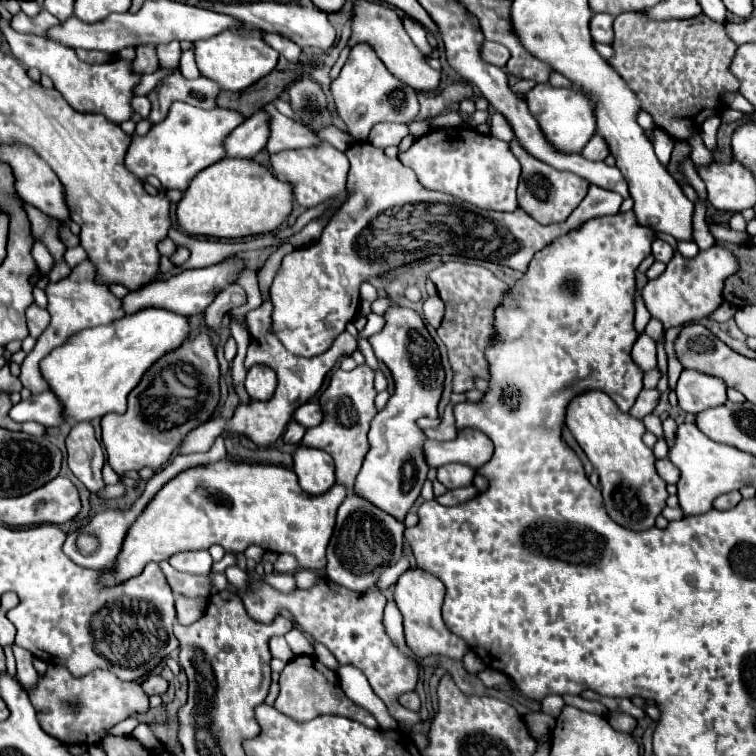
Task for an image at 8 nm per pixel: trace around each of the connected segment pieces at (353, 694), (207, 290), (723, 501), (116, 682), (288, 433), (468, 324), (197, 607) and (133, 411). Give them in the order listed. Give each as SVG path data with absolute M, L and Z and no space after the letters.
M341 664L337 668L337 676L339 676L339 684L343 688L343 692L361 708L369 710L375 720L379 722L381 728L397 728L397 720L389 714L387 706L383 704L383 700L373 692L373 688L369 686L365 674L351 666L351 664Z
M223 260L215 266L207 266L207 268L199 268L199 270L183 270L179 274L171 276L169 280L157 280L157 282L147 284L141 290L129 292L123 298L123 310L125 310L125 314L133 314L133 312L141 312L145 308L163 308L163 310L175 312L179 316L199 314L213 302L213 296L217 296L217 292L221 292L221 288L235 282L239 272L241 272L241 264L237 260Z
M729 492L729 494L721 494L715 502L713 508L715 510L731 510L739 504L739 492Z
M49 666L45 676L39 678L37 688L29 694L29 698L31 698L33 708L37 710L37 720L39 720L41 728L65 744L95 744L103 738L103 730L107 726L113 726L113 724L129 718L135 712L147 712L149 710L147 694L141 690L139 682L119 680L113 672L101 670L101 668L89 672L81 678L75 678L73 674L69 674L69 670L65 666Z
M289 422L287 430L283 432L283 442L285 444L299 444L303 436L305 436L305 428L297 422Z
M445 262L435 268L429 278L445 302L445 316L437 328L437 334L449 352L449 362L453 368L453 392L471 390L475 376L487 378L487 362L483 352L493 334L493 310L509 286L495 278L495 274L487 268L463 262Z
M181 594L175 596L175 608L177 608L179 624L195 622L203 614L205 606L207 606L207 598L203 598L203 596L197 596L197 598L187 598Z
M207 330L187 336L179 348L161 356L141 378L141 382L129 394L129 408L125 414L105 414L101 418L103 446L107 450L107 460L117 474L127 470L141 470L149 464L165 466L171 452L181 444L181 440L197 426L205 424L219 404L219 362L213 350L213 342Z

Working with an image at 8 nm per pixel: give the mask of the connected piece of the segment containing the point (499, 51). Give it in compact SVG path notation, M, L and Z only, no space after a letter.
M485 42L483 44L483 58L495 66L505 66L507 60L511 58L509 50L503 46L503 44L497 44L497 42Z

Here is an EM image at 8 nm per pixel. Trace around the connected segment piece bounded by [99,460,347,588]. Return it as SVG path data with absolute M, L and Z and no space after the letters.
M219 460L213 464L187 468L181 474L177 474L173 480L169 480L147 504L143 514L131 524L119 556L115 558L111 568L103 568L99 584L101 588L113 588L137 576L149 562L161 562L167 560L167 556L185 550L207 550L213 544L221 544L227 552L235 552L235 554L241 554L249 544L257 544L267 552L293 554L301 568L323 570L327 564L325 548L333 534L335 514L341 502L345 500L345 496L347 496L347 486L343 484L331 486L321 496L311 496L305 490L301 490L293 470L275 464Z

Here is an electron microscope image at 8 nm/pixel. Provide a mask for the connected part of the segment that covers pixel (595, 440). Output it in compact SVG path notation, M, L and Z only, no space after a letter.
M585 392L571 400L567 408L567 428L575 436L599 474L603 504L607 514L623 528L643 532L655 526L655 518L663 512L667 490L655 468L656 458L651 448L641 440L645 426L641 420L623 414L605 392Z

